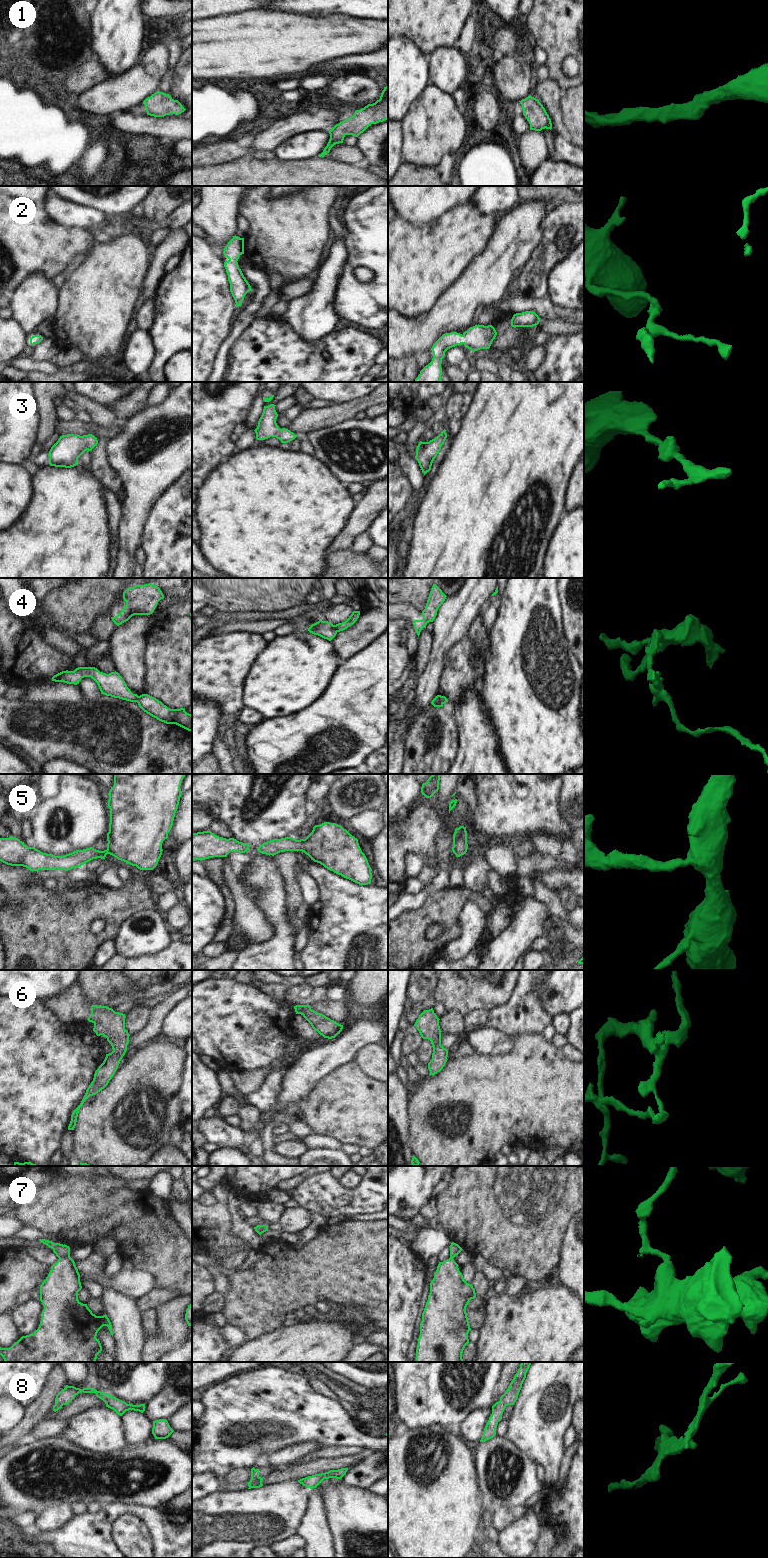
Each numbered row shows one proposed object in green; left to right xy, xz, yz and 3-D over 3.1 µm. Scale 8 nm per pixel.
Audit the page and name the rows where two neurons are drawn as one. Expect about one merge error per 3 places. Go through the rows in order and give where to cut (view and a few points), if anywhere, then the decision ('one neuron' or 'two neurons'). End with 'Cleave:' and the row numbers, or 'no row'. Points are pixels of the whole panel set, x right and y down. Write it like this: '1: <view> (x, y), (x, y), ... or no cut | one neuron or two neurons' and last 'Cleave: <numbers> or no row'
1: no cut | one neuron
2: no cut | one neuron
3: no cut | one neuron
4: xz (333, 625), (337, 631) | two neurons
5: no cut | one neuron
6: no cut | one neuron
7: xy (69, 1256), (59, 1258) | two neurons
8: no cut | one neuron
Cleave: 4, 7

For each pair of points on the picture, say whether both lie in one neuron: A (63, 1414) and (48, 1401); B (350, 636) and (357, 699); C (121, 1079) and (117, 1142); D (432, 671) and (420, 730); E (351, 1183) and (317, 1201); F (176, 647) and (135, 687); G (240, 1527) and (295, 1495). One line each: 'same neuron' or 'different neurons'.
A: different neurons
B: different neurons
C: same neuron
D: different neurons
E: different neurons
F: different neurons
G: same neuron

